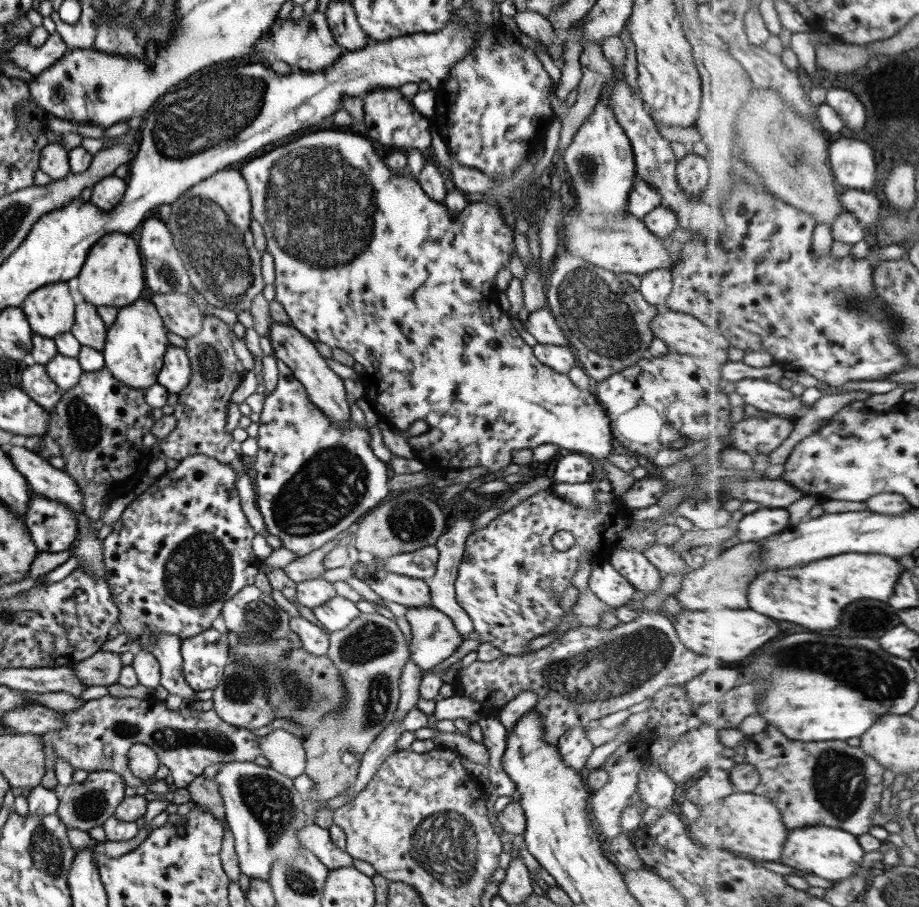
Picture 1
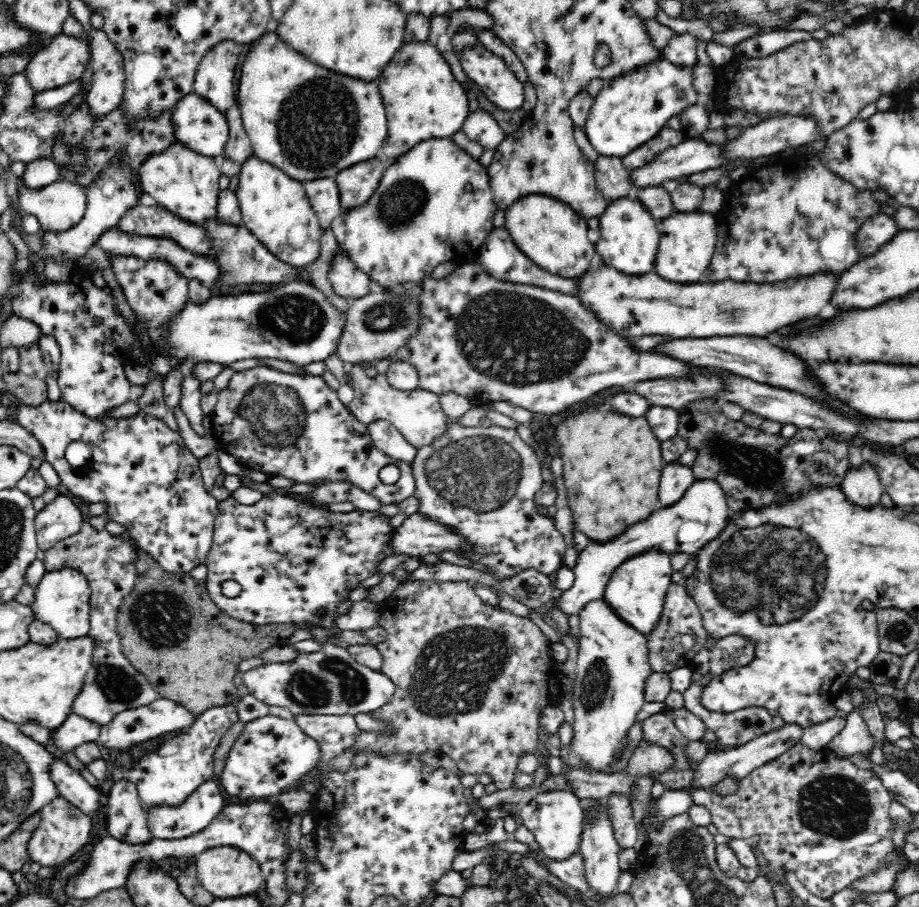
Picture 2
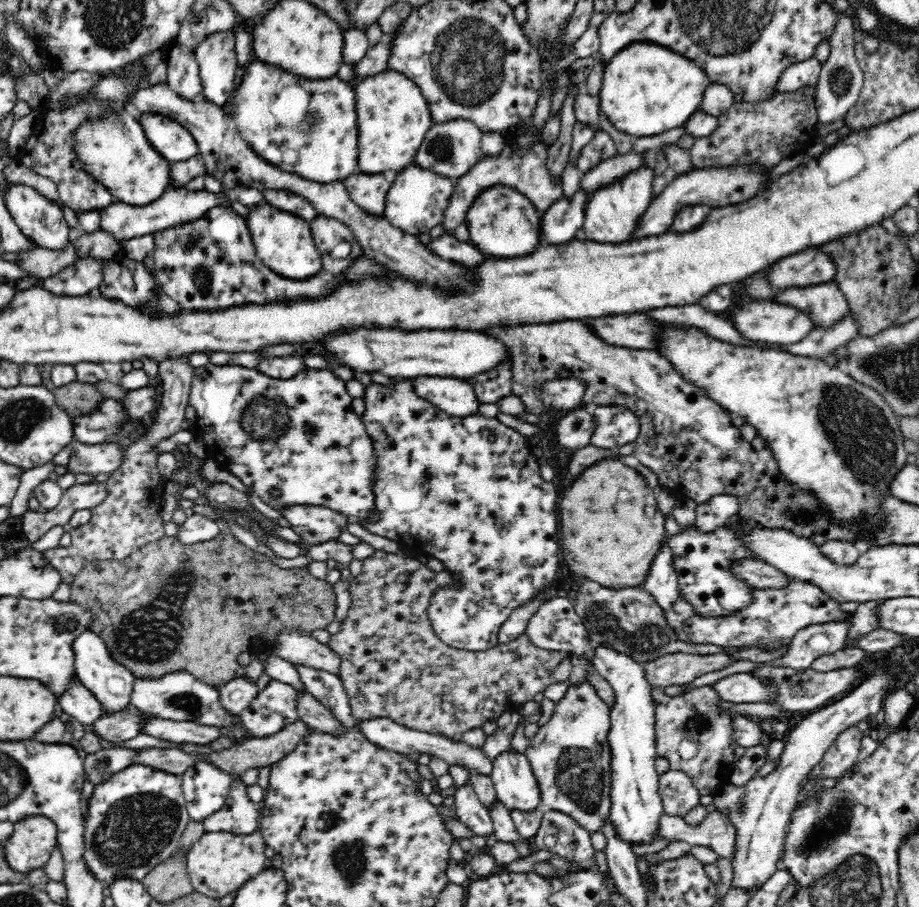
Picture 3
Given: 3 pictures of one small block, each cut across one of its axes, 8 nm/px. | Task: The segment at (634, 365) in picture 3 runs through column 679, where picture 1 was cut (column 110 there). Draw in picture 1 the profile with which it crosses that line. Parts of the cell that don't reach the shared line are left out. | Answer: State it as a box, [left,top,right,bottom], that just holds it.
[45,366,161,522]

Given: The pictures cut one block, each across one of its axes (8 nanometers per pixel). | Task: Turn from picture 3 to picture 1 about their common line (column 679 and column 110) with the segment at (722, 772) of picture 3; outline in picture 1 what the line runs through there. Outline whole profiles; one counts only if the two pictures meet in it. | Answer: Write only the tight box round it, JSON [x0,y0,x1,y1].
[39,694,261,790]

